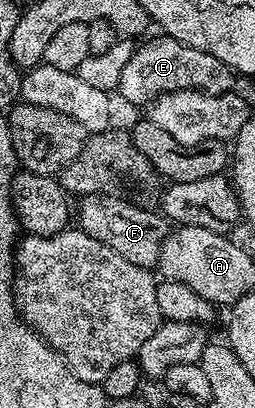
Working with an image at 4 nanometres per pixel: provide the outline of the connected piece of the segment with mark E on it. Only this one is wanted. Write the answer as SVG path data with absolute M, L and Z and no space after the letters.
M149 36L145 45L137 44L134 55L130 55L126 67L122 70L118 93L130 104L144 107L164 93L173 93L179 89L200 89L204 93L231 93L237 88L237 74L233 73L230 67L226 67L222 59L214 59L214 55L206 55L206 51L186 47L186 43L178 43L178 39L173 37L159 36Z

